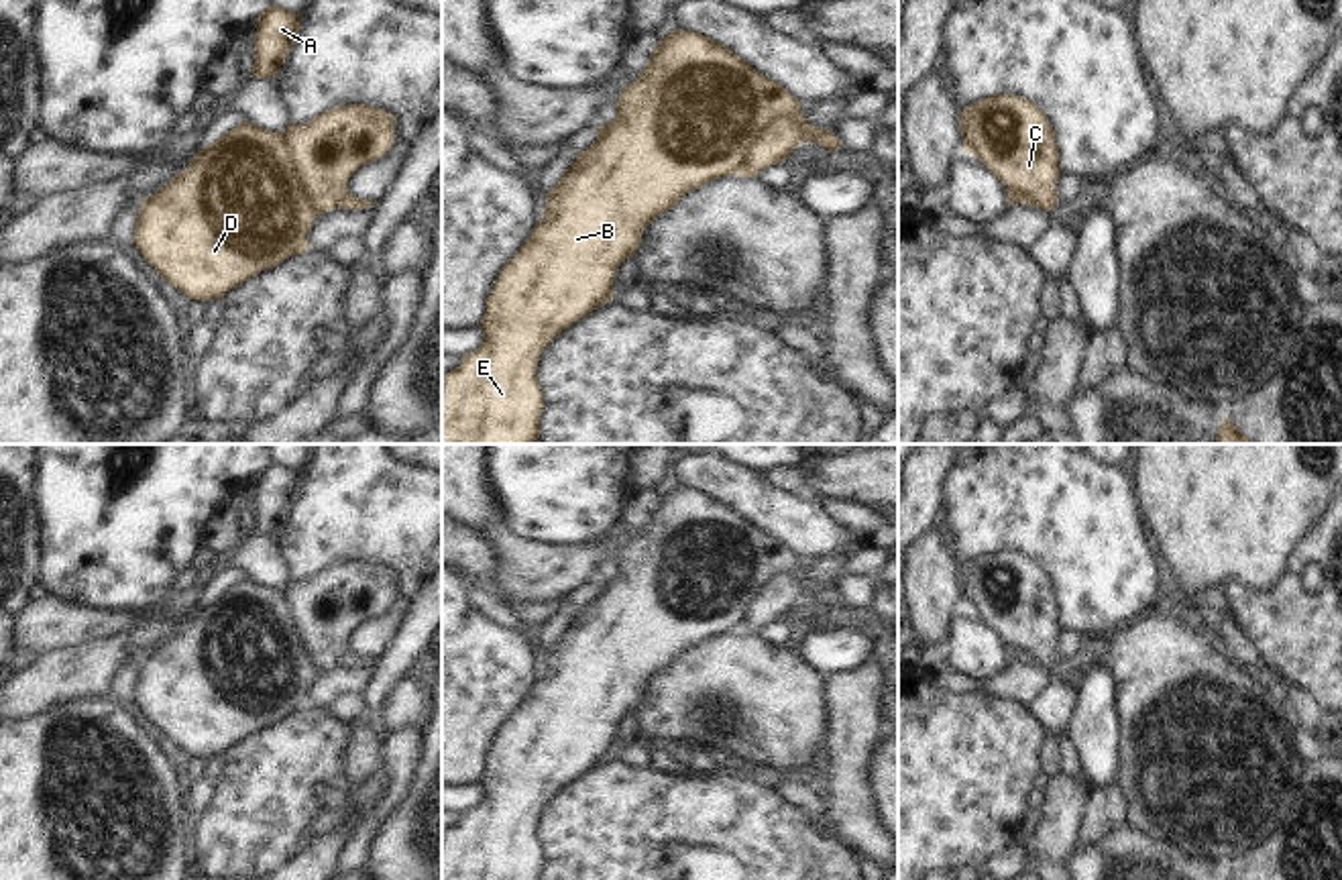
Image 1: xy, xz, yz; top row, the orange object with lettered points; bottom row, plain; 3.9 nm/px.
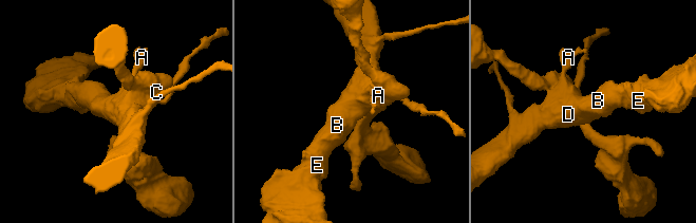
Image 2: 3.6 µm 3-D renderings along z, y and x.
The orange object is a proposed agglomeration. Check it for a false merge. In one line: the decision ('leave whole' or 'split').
split

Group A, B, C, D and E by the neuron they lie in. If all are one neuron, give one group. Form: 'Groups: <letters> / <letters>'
Groups: A B D E / C

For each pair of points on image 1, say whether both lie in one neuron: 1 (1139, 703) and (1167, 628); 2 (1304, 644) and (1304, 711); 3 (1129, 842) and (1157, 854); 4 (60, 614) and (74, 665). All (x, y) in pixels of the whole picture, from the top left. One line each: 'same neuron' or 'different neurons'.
1: same neuron
2: different neurons
3: same neuron
4: different neurons

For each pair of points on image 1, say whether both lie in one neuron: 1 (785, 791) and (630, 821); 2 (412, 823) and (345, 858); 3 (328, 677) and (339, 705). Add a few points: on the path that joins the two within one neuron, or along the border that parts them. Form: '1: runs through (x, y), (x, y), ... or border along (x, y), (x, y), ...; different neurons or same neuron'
1: border along (774, 793), (809, 828); different neurons
2: border along (394, 805), (375, 830), (365, 858); different neurons
3: border along (361, 691), (343, 691), (324, 705); different neurons

